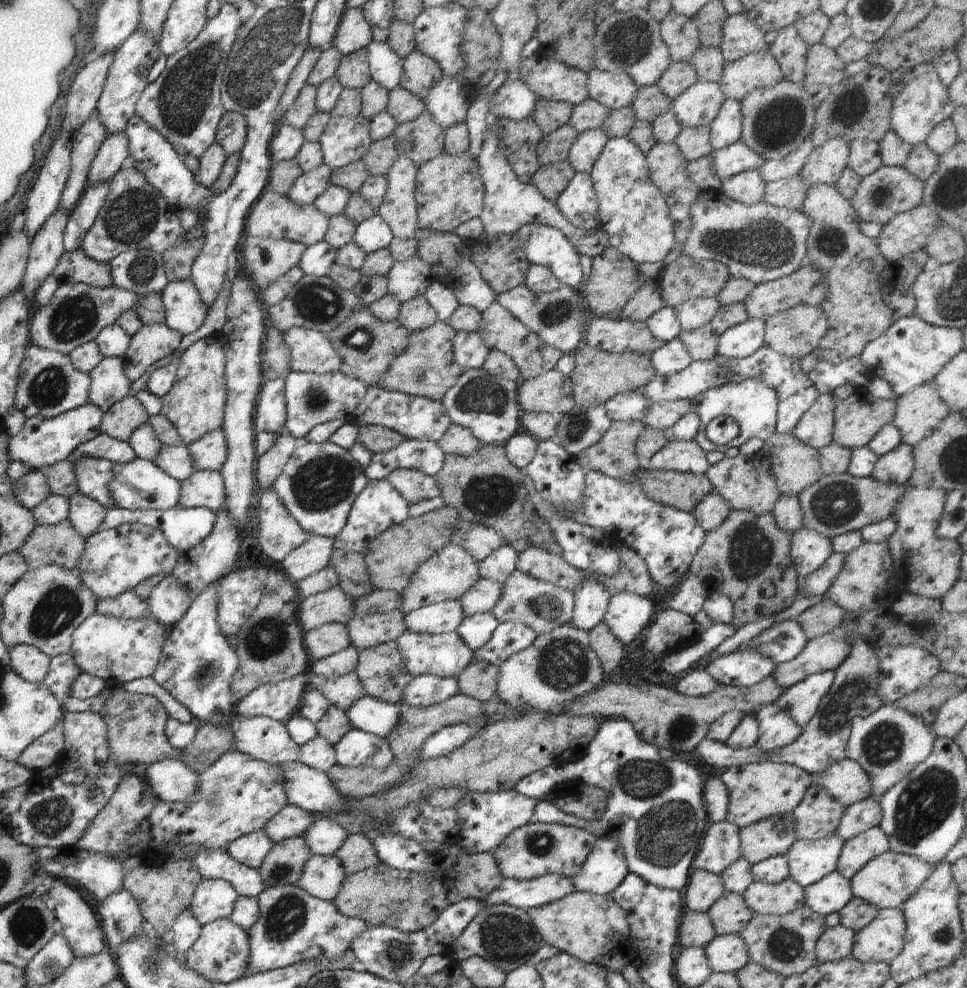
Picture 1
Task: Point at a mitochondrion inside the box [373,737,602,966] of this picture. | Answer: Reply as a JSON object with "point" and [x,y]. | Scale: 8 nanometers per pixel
{"point":[503,936]}

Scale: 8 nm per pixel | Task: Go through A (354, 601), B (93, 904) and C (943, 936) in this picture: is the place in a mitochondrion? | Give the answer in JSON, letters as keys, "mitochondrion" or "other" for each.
{"A":"other","B":"other","C":"mitochondrion"}

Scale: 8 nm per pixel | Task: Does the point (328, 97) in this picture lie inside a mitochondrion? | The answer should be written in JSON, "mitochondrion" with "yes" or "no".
{"mitochondrion":"no"}

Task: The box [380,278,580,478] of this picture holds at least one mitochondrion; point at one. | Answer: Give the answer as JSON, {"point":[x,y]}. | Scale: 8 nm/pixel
{"point":[484,397]}

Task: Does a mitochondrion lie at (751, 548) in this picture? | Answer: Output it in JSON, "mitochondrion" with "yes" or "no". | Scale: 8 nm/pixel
{"mitochondrion":"yes"}

